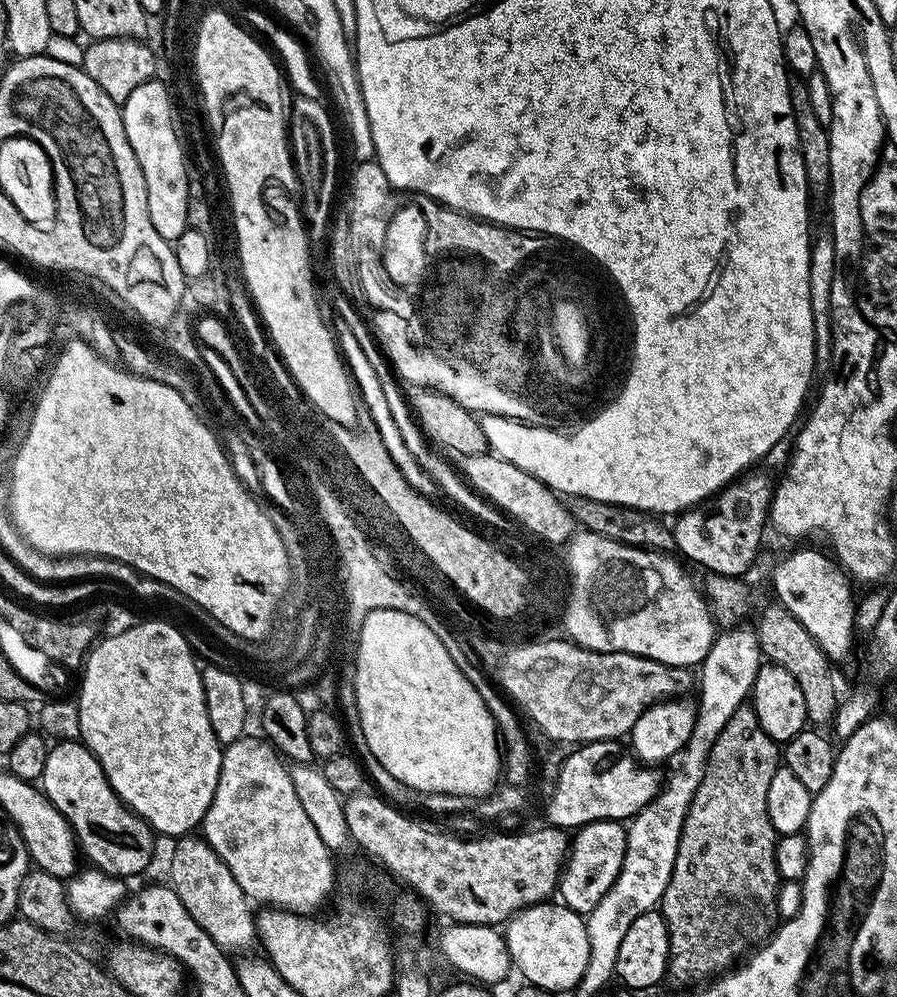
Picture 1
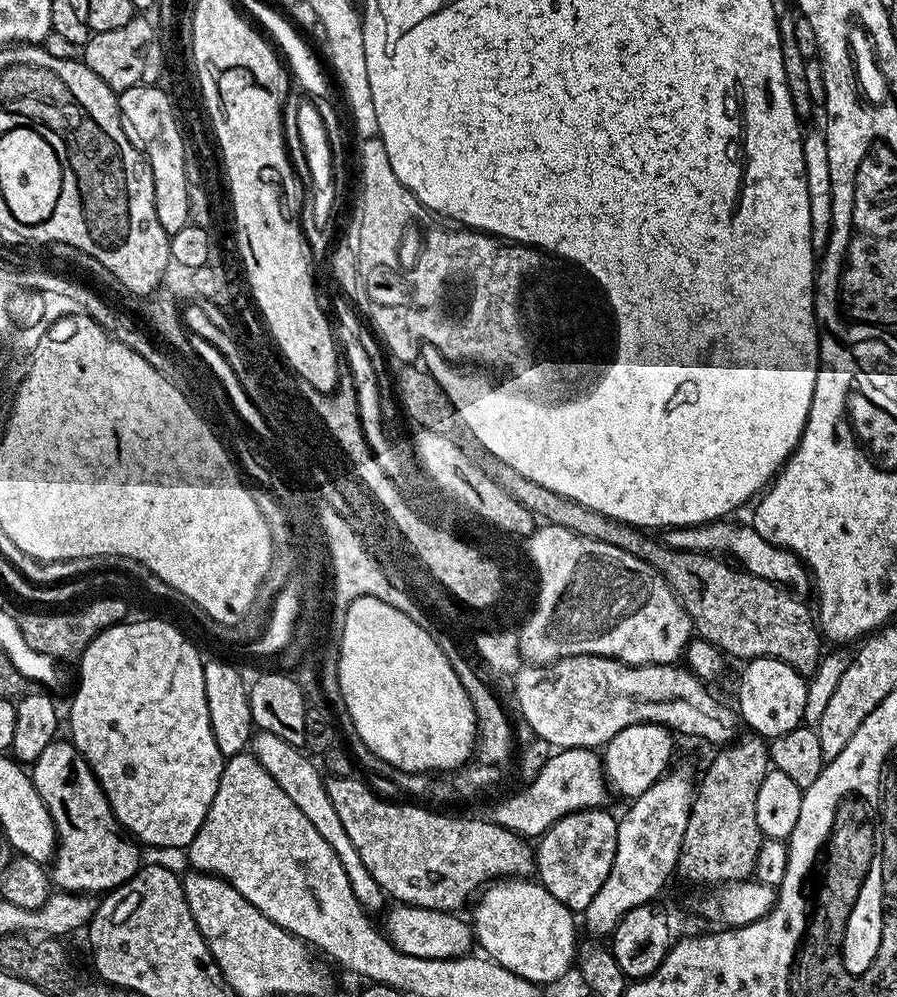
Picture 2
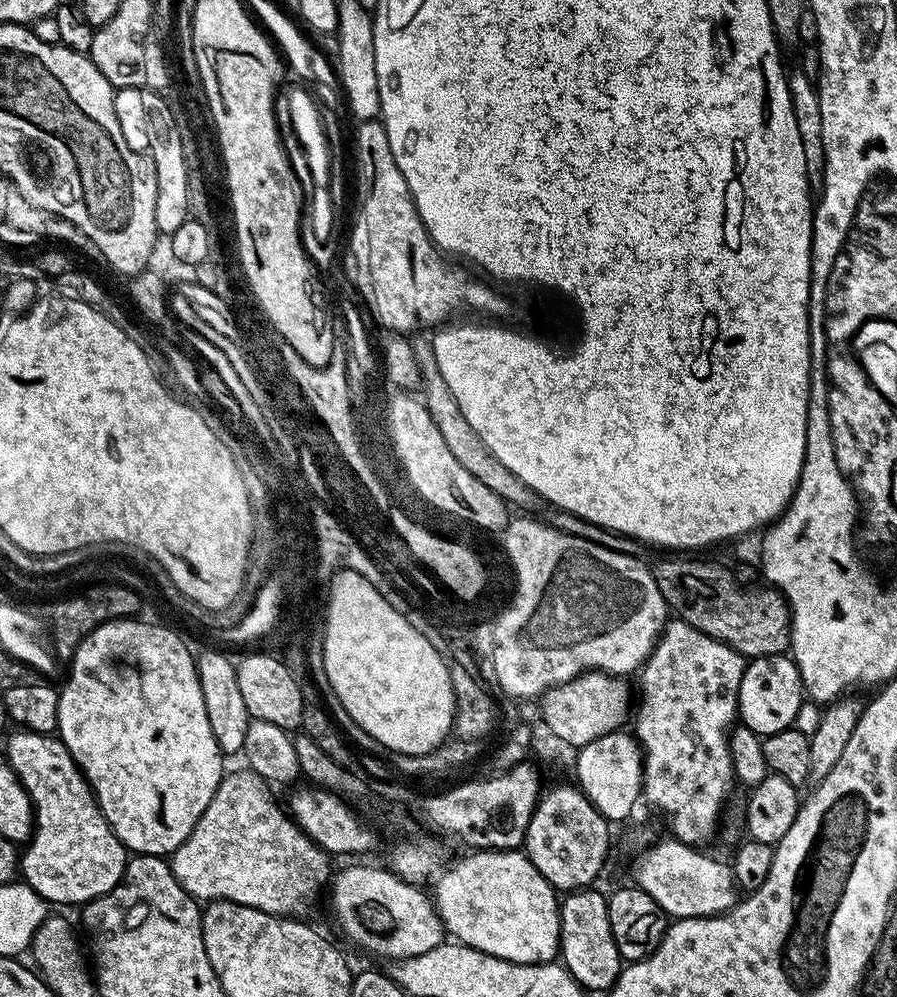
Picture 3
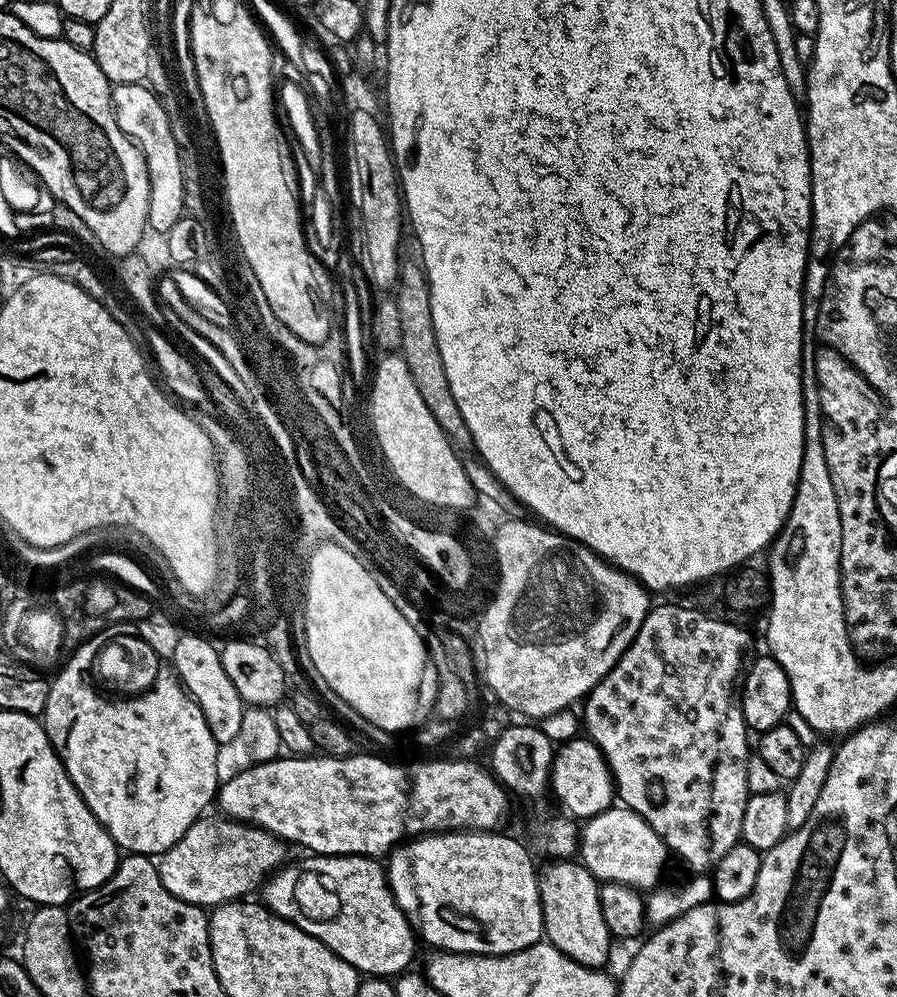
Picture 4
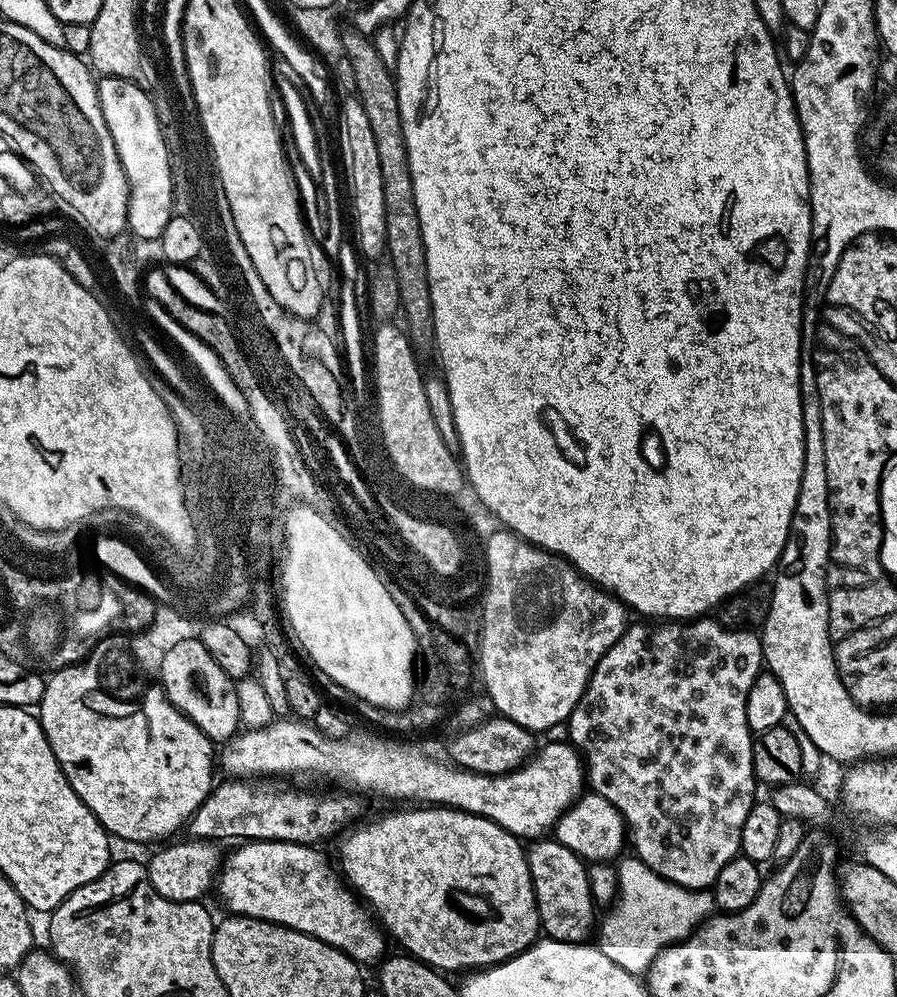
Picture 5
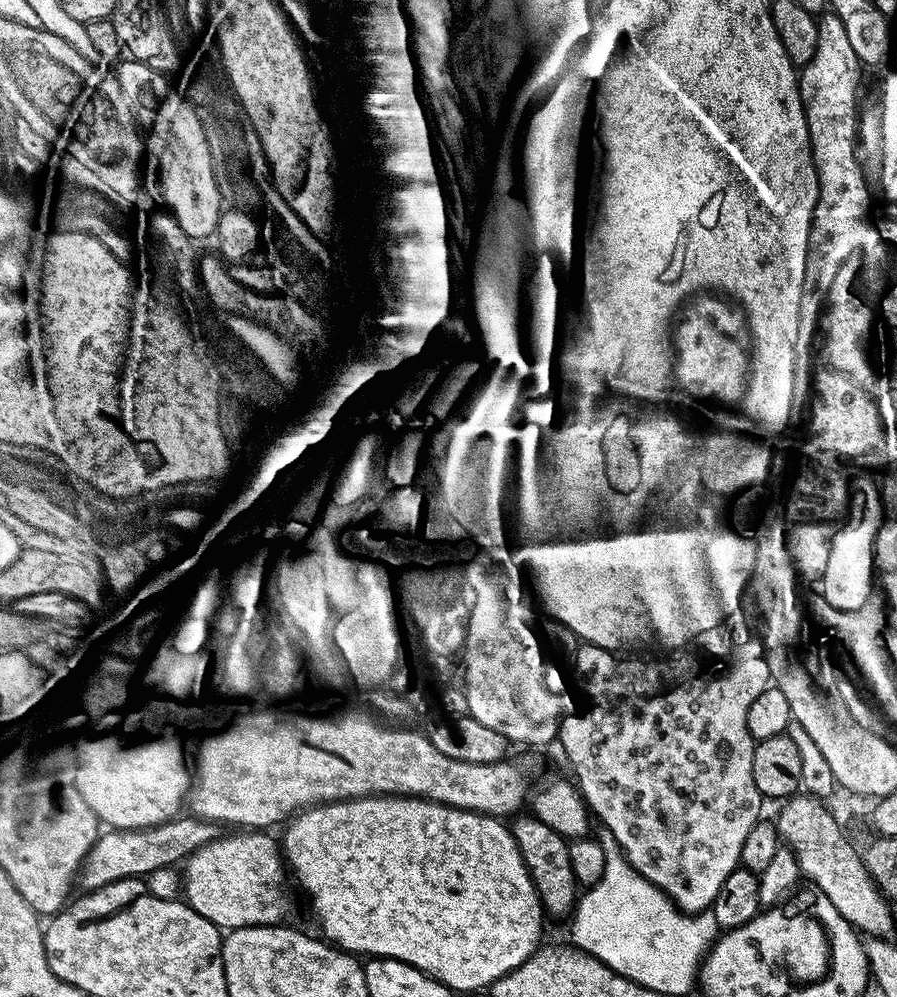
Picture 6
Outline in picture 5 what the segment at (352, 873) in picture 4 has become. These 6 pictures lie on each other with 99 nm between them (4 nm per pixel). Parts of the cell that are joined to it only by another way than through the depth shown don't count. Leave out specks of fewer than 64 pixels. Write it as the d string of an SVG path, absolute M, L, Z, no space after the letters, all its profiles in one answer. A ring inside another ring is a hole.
M249 840L233 848L236 849L229 856L227 853L223 857L222 867L214 885L214 892L220 895L221 902L228 907L227 911L231 915L249 916L271 924L281 924L290 930L298 930L342 950L350 959L364 966L371 960L379 961L385 955L386 936L381 925L361 903L356 893L341 879L337 869L328 865L328 860L319 852L319 847L285 840Z

